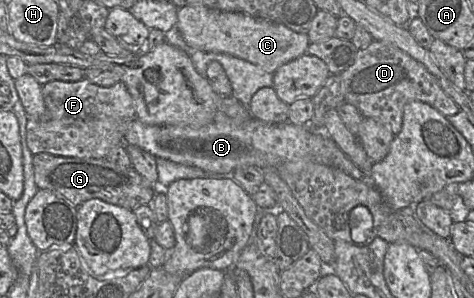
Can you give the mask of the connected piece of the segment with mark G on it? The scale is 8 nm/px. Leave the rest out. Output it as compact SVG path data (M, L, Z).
M38 153L33 155L33 170L39 190L49 190L76 207L85 201L99 199L133 211L139 206L148 205L155 196L154 188L134 168L118 166L106 158L81 159Z

